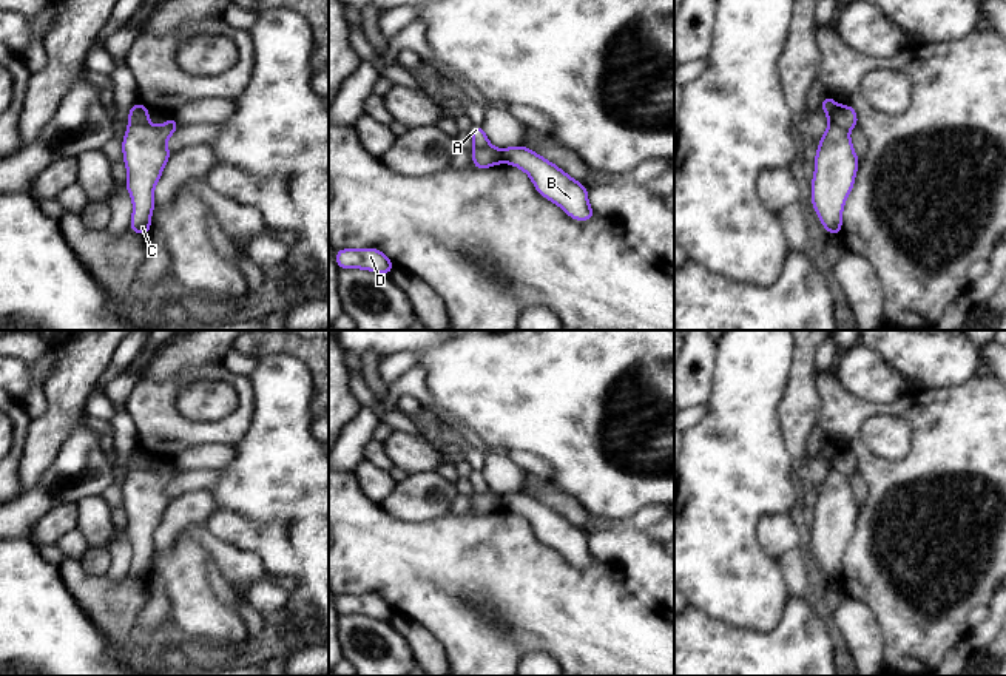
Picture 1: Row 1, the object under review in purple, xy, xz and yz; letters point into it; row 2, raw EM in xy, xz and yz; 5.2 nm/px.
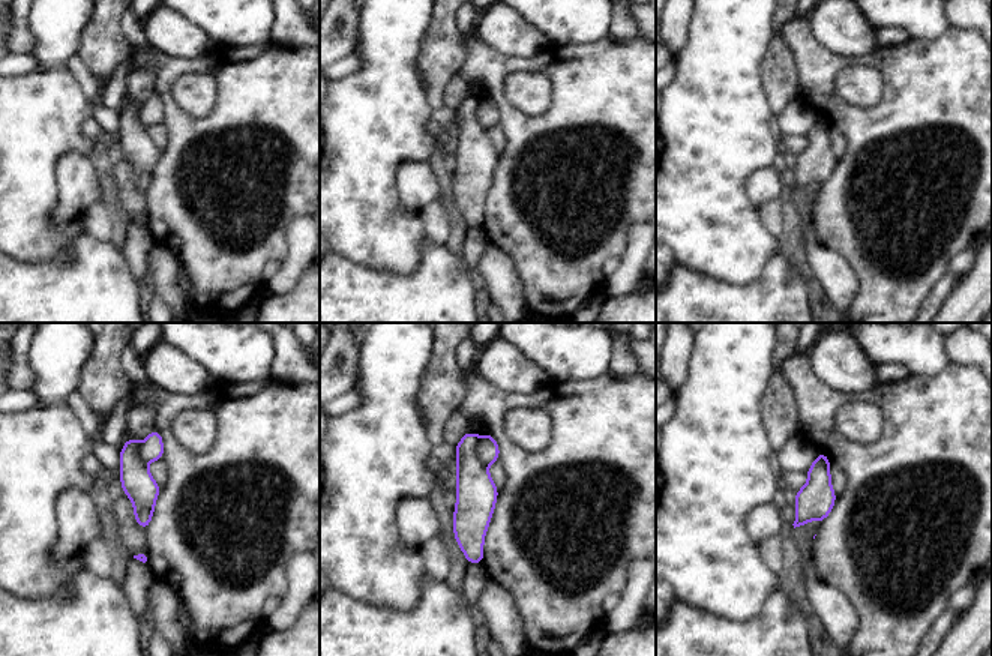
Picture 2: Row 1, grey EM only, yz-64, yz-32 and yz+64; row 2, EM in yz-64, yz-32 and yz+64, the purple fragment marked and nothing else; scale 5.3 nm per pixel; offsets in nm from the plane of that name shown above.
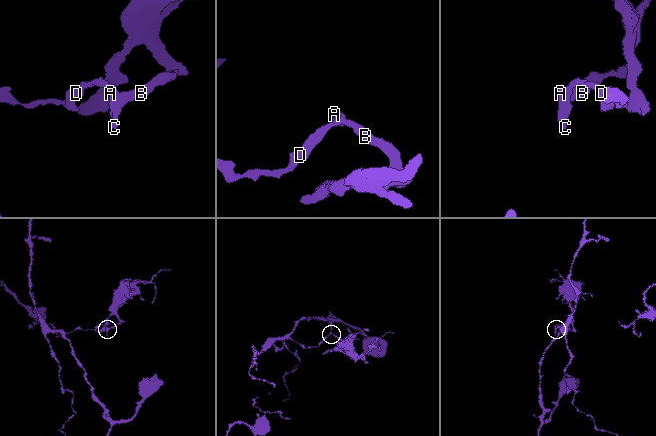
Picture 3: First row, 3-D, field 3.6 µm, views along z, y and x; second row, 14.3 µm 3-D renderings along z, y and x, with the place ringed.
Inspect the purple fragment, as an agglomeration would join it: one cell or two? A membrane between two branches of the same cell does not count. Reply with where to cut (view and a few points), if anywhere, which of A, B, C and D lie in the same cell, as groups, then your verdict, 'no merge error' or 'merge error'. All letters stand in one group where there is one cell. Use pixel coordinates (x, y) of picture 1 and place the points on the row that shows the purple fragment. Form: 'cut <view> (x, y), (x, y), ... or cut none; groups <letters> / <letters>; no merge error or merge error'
cut xz (474, 145), (492, 147), (500, 161); groups A B C / D; merge error

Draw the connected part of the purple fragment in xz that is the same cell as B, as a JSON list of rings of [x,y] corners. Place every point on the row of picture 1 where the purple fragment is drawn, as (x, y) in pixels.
[[[523,145],[495,150],[501,164],[523,170],[531,177],[534,188],[574,221],[589,221],[596,216],[588,202],[588,187],[572,179],[555,164]]]

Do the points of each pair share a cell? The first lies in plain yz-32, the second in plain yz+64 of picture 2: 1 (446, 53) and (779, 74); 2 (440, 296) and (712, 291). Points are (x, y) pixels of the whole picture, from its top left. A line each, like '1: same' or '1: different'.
1: same
2: same

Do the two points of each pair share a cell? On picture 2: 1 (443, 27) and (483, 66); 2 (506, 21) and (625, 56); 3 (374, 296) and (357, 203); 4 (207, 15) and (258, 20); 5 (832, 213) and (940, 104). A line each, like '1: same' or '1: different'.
1: different
2: different
3: different
4: same
5: same

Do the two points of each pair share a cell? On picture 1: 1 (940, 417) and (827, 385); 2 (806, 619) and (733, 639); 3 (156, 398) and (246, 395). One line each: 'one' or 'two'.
1: one
2: one
3: one

